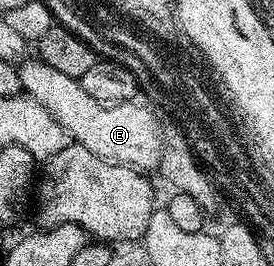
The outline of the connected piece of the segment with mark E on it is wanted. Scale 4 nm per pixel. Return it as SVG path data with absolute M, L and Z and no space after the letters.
M29 57L20 64L21 89L28 98L34 99L59 125L64 129L66 136L72 142L83 145L83 149L91 149L95 157L103 157L103 161L118 163L124 167L133 167L142 173L153 173L160 168L161 150L165 147L165 135L161 131L161 123L153 111L148 111L141 101L130 101L128 103L100 103L83 89L80 79L67 77L67 73L59 73L59 69L51 69L43 60Z

